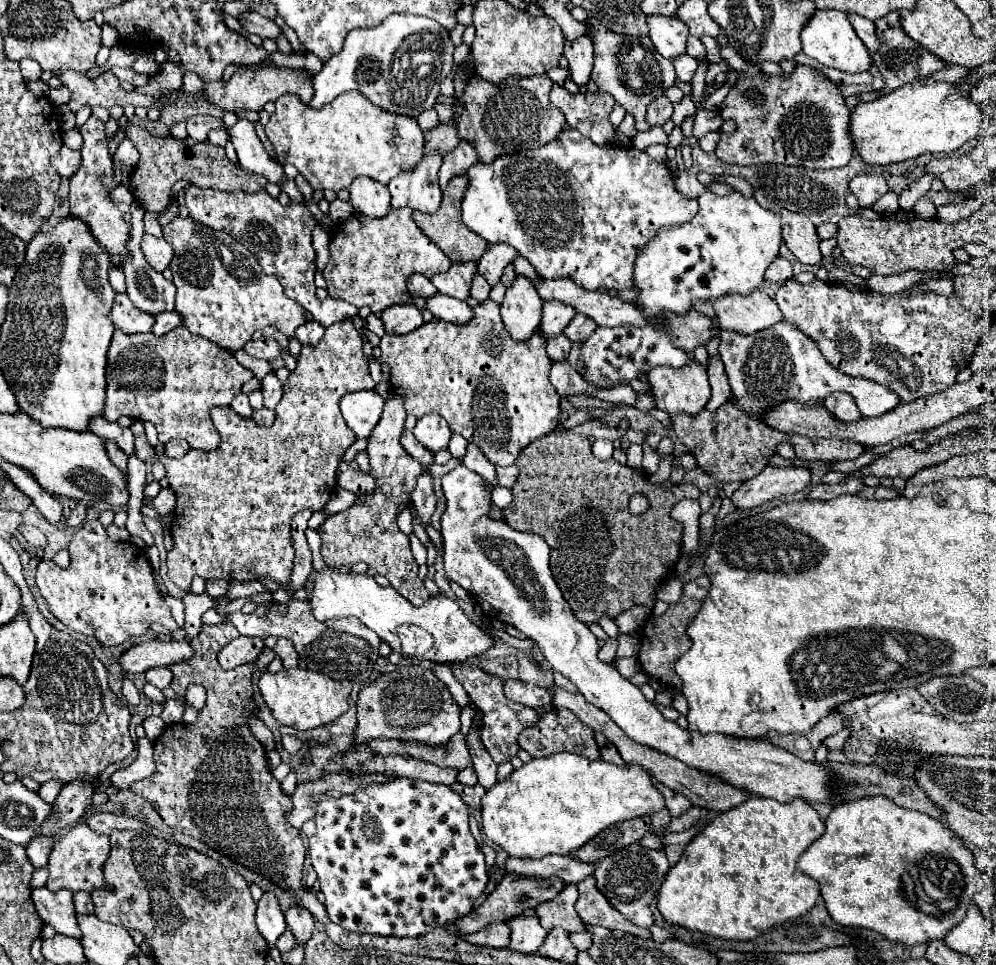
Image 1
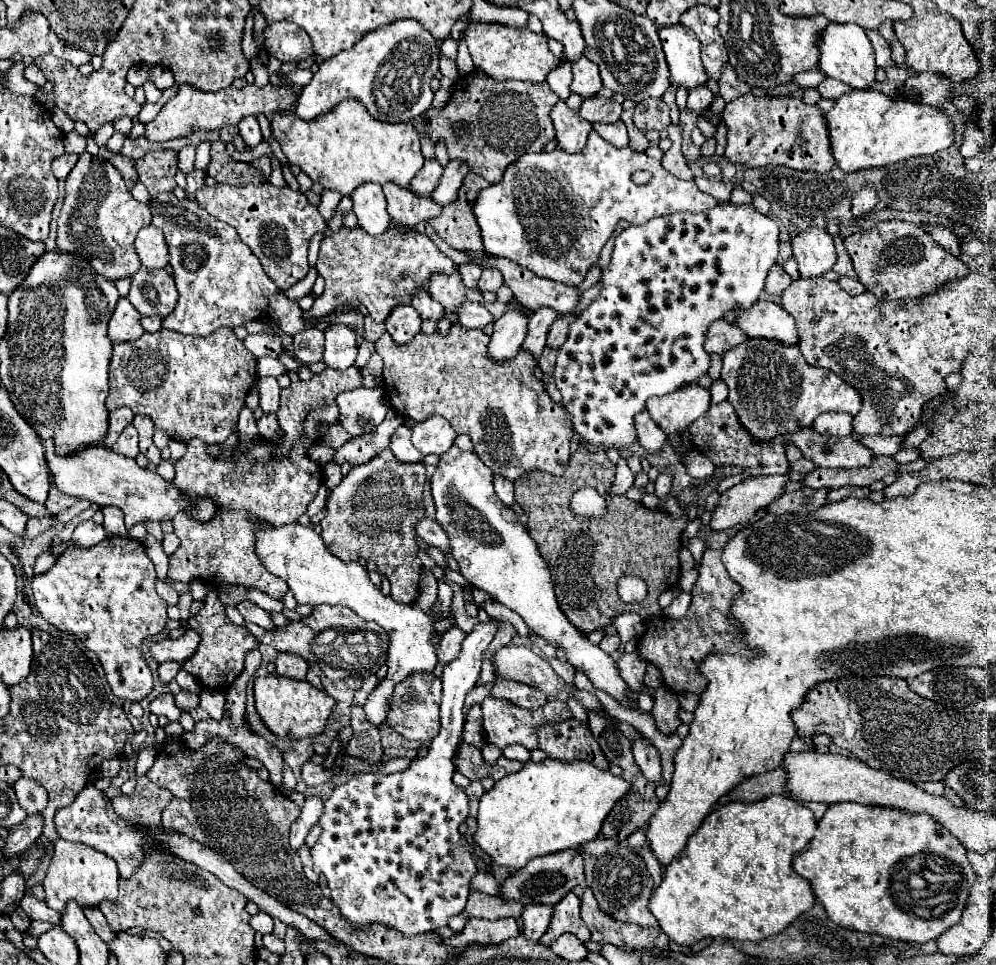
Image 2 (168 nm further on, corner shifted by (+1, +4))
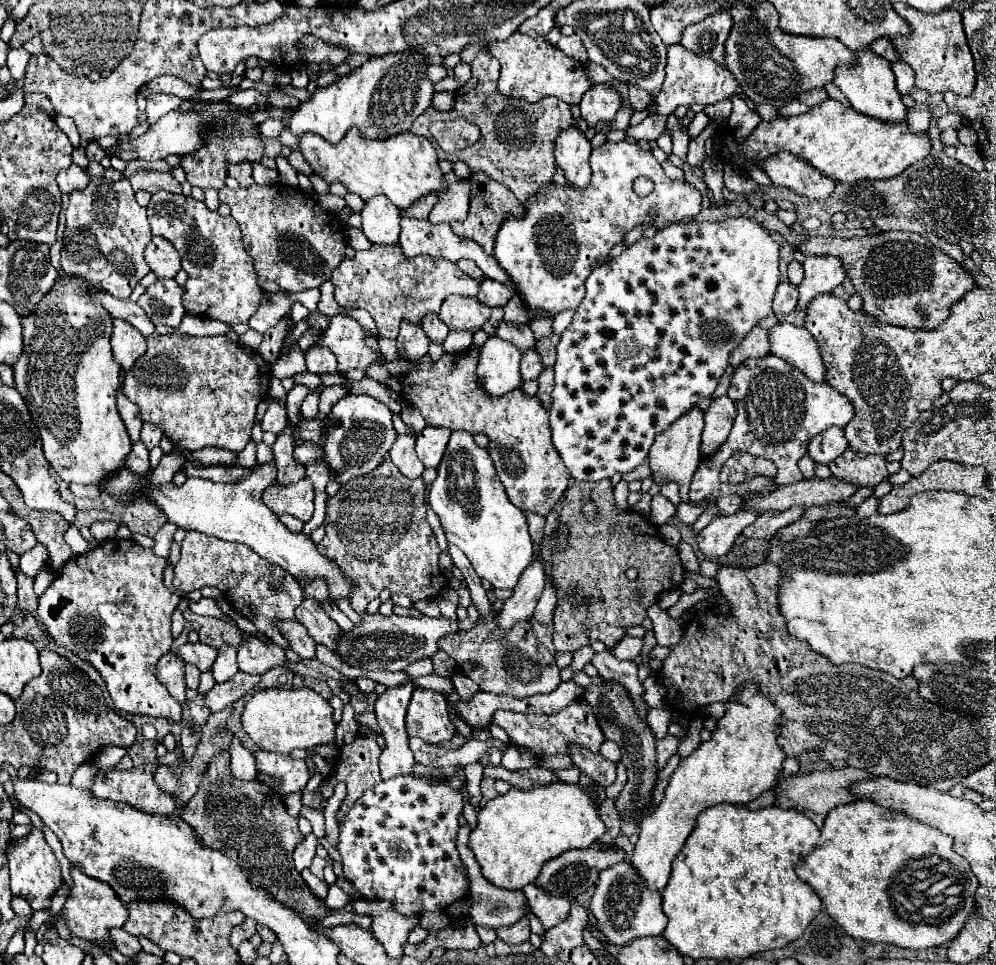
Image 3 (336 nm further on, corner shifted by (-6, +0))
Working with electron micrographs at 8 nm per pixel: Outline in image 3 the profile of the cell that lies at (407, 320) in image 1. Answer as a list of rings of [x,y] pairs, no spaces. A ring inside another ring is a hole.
[[[403,322],[399,336],[397,336],[399,356],[405,360],[417,360],[427,354],[427,348],[429,348],[429,340],[427,340],[425,332],[421,332],[421,326]]]

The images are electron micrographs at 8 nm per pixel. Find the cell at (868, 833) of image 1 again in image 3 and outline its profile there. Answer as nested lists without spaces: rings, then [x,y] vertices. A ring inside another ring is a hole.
[[[855,800],[833,808],[825,816],[817,848],[797,864],[797,876],[821,898],[827,914],[865,942],[883,942],[903,948],[933,948],[953,940],[975,908],[979,880],[969,872],[969,864],[953,850],[953,838],[929,828],[899,812],[889,812],[871,800]]]

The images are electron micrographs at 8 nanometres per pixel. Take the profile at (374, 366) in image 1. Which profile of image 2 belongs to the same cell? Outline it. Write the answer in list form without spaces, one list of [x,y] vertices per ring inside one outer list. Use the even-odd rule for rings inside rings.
[[[270,182],[260,186],[250,184],[244,188],[216,184],[210,188],[198,188],[194,198],[210,216],[236,228],[240,240],[260,258],[264,272],[276,282],[278,288],[288,290],[306,276],[308,242],[318,230],[326,230],[326,222],[302,192],[294,192],[288,186],[276,188]]]

